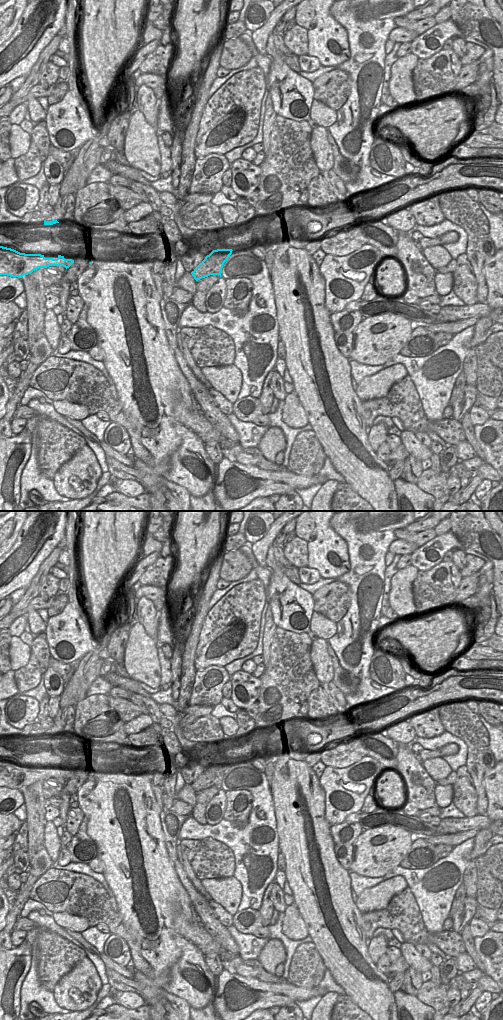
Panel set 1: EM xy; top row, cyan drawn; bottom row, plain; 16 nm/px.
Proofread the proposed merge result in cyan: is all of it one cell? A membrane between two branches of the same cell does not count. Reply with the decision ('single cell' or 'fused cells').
fused cells

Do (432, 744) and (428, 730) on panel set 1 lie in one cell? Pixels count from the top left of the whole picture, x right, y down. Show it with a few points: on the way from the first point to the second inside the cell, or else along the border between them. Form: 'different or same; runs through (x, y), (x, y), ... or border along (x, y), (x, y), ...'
different; border along (445, 731), (432, 737), (418, 737)

